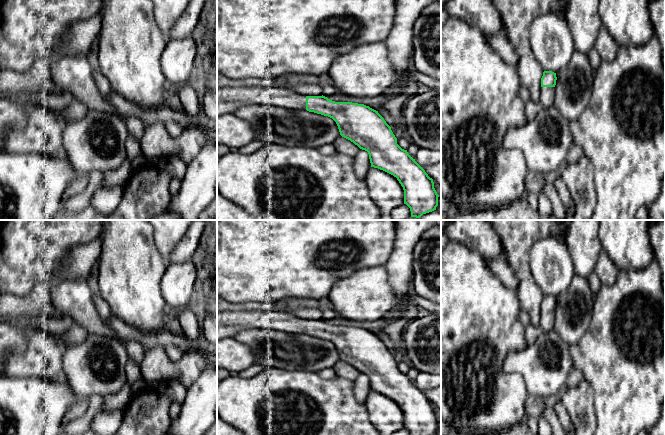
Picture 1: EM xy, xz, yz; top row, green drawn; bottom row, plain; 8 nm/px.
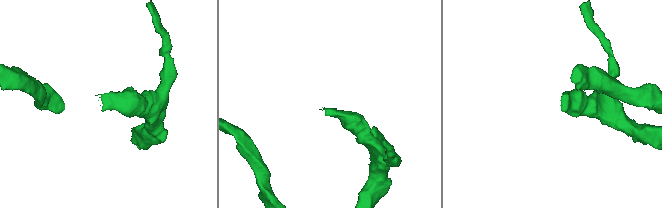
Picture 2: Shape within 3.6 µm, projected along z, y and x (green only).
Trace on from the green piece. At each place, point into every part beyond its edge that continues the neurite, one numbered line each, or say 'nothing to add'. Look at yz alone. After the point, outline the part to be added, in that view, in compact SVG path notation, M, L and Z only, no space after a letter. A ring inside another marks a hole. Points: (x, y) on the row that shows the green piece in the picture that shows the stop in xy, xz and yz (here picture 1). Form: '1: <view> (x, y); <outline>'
1: yz (547, 94); M541 87L540 103L544 108L548 108L553 105L554 97L555 87Z

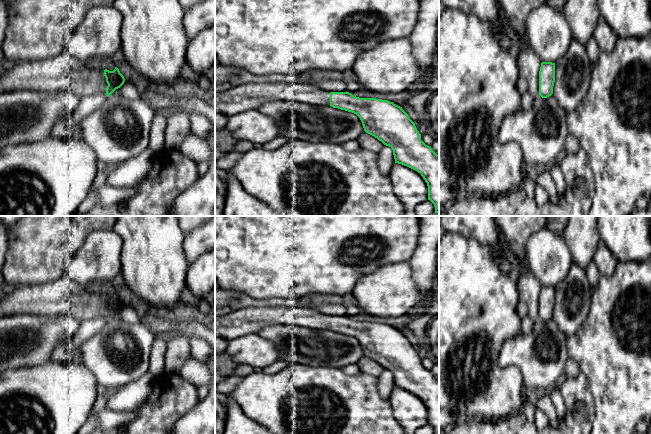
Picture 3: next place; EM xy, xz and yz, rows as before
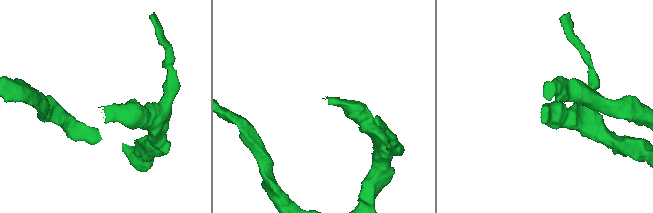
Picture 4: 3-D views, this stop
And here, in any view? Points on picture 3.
1: xy (62, 72); M66 50L45 60L22 61L0 77L0 92L68 90L79 96L106 95L104 72L78 62Z

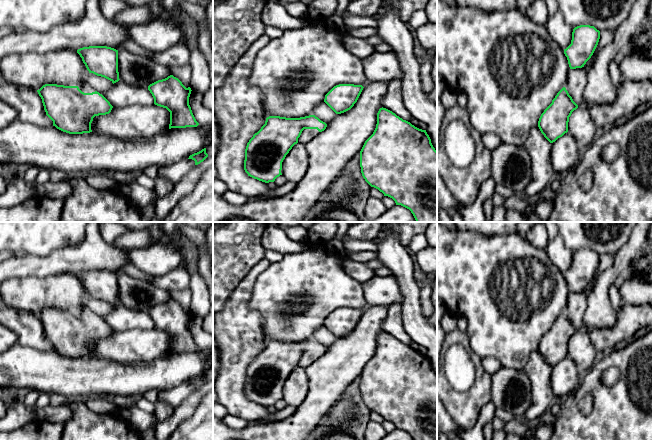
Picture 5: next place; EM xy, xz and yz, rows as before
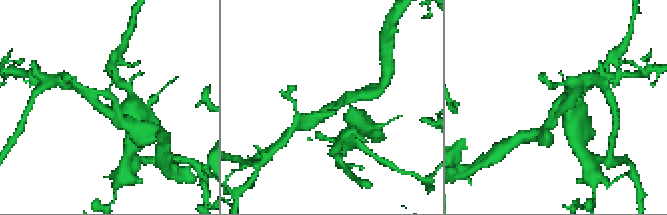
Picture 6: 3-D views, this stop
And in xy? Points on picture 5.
1: xy (84, 87); M87 82L81 83L81 85L79 86L79 89L84 93L92 93L96 91Z

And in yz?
1: yz (576, 83); M584 67L569 70L565 88L578 106L583 102L583 93L586 88L586 82L587 71Z

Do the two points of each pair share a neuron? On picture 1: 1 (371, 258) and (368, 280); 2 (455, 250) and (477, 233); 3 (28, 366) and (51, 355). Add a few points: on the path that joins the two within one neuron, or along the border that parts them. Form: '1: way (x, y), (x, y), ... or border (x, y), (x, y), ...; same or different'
1: border (383, 264), (362, 267), (348, 275); different
2: border (451, 239), (473, 248), (483, 255); different
3: way (34, 361), (45, 355); same

